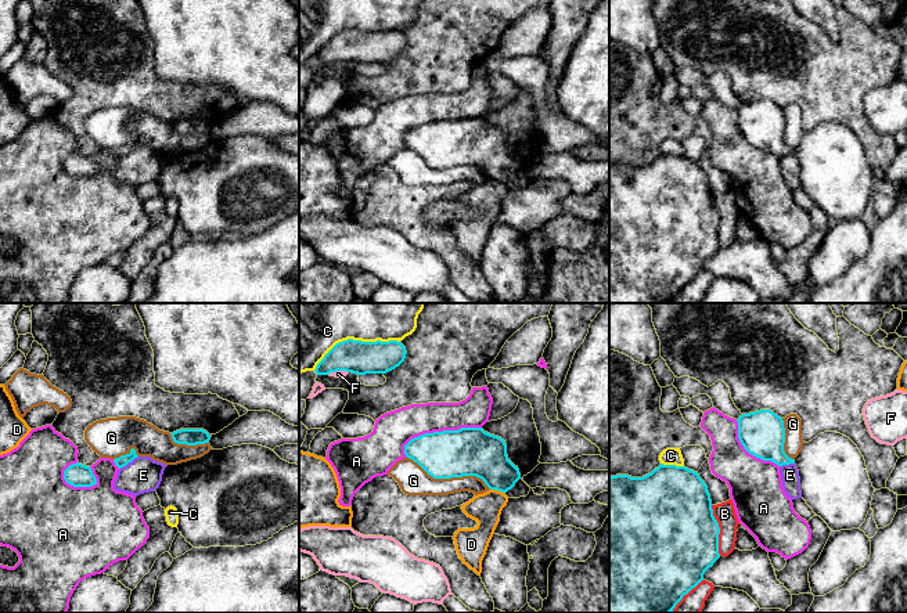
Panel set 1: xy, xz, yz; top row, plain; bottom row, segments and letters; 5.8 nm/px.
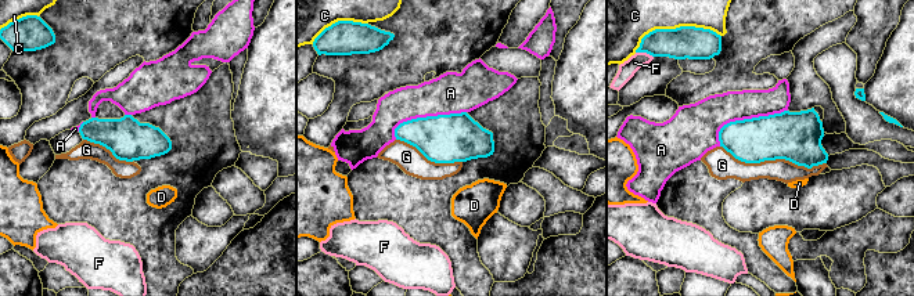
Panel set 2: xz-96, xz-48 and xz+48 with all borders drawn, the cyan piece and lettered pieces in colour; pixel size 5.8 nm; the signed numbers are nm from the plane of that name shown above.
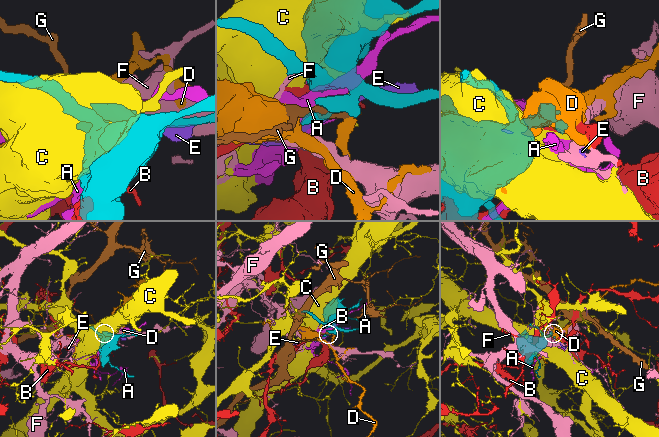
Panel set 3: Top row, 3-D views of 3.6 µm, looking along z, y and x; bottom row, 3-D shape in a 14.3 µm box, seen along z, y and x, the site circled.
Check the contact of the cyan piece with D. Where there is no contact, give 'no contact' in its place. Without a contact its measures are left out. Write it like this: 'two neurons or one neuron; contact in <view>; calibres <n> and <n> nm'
two neurons; contact in xz; calibres 280 and 180 nm

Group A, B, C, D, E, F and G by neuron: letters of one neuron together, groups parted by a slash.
A / B / C / D / E / F / G

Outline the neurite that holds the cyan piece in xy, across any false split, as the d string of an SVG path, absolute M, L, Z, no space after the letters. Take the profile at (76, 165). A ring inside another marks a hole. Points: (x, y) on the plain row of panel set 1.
M79 152L69 155L64 161L64 169L73 177L91 177L97 174L97 169L93 165L91 158Z

